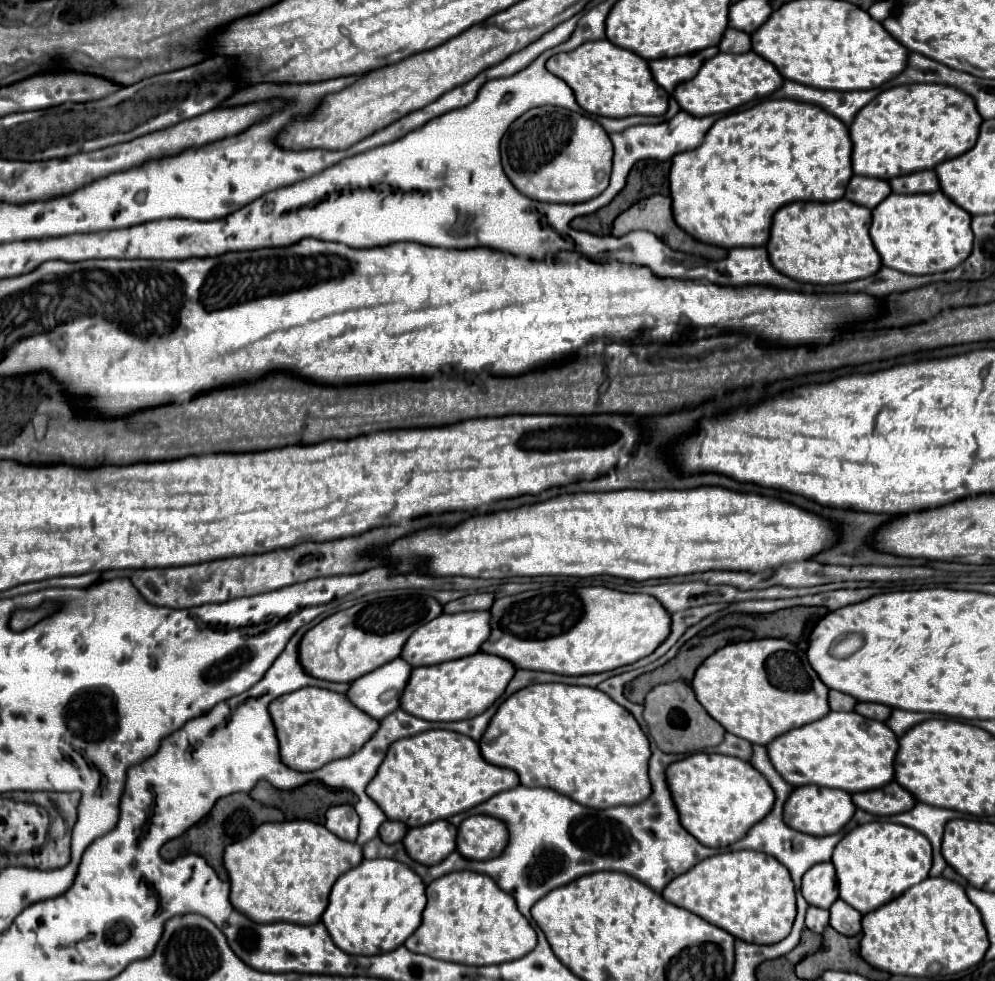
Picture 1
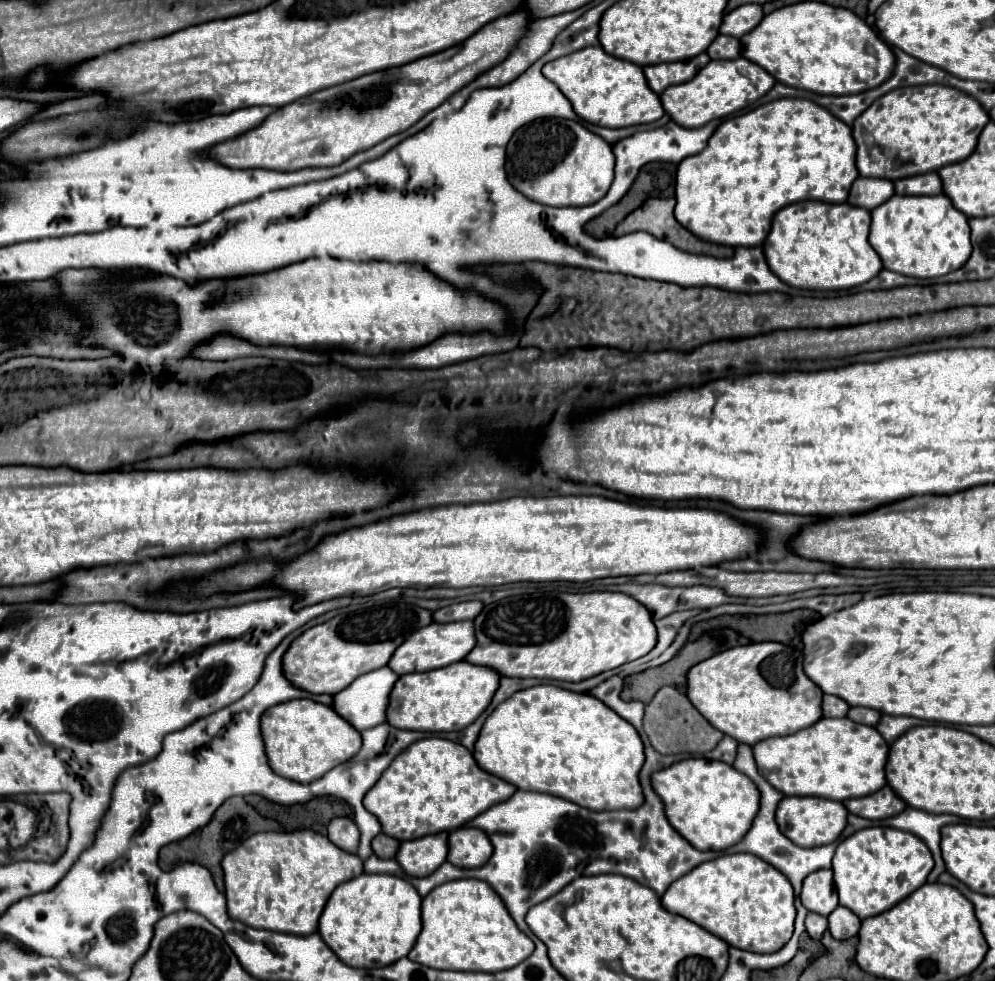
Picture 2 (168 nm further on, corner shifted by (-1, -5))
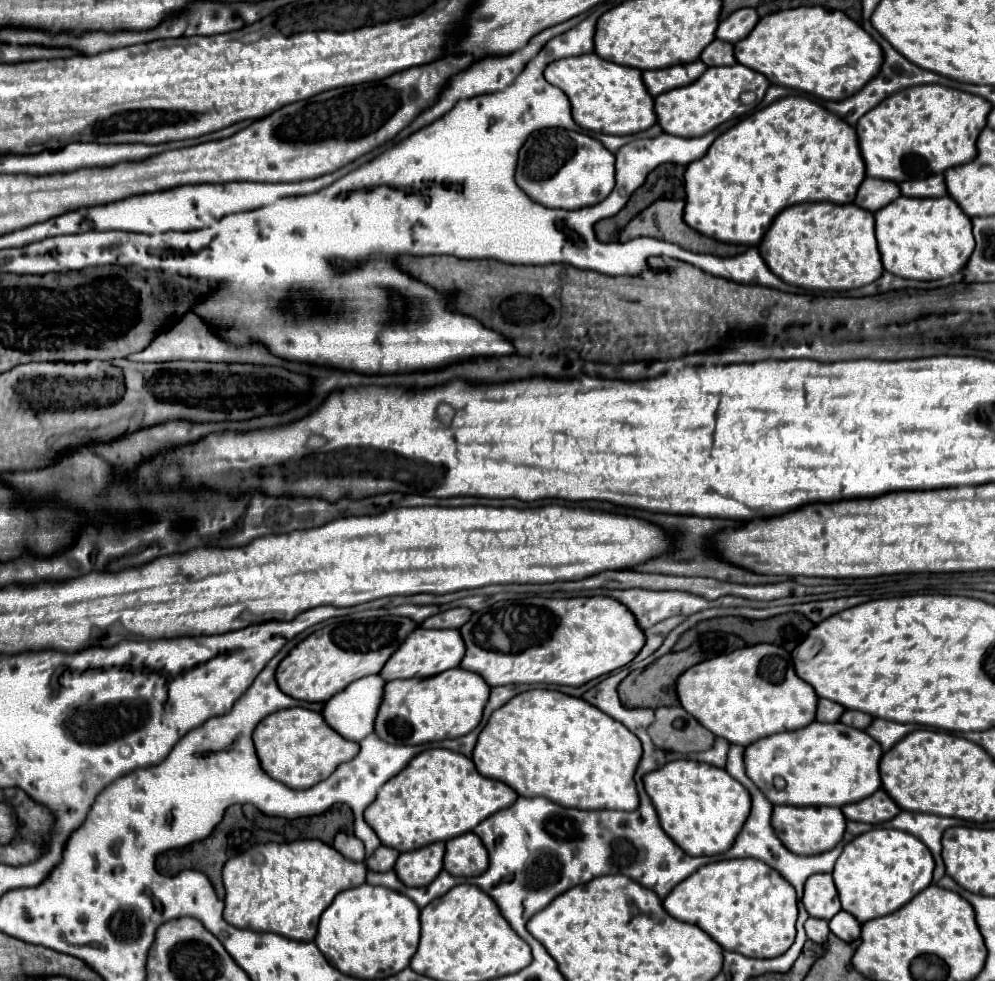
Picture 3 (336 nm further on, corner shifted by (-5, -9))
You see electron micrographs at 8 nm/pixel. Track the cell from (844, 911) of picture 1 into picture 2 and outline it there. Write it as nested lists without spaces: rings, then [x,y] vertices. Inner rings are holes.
[[[838,906],[830,916],[828,916],[828,930],[830,934],[836,938],[836,940],[846,940],[846,938],[852,938],[858,934],[860,930],[860,918],[850,912],[848,908],[844,906]]]

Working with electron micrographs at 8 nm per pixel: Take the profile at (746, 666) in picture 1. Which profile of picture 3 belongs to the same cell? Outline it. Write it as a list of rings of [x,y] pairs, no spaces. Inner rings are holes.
[[[776,644],[746,646],[684,670],[676,680],[680,706],[694,714],[714,736],[748,746],[776,732],[798,730],[814,722],[818,696],[794,672],[792,656]]]

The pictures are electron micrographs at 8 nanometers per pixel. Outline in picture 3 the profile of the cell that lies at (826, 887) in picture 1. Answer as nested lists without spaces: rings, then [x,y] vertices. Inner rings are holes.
[[[832,874],[810,876],[810,880],[806,880],[806,886],[804,886],[802,904],[806,906],[806,912],[814,918],[830,920],[832,916],[836,916],[838,910],[842,908],[840,908],[840,900],[838,900]]]

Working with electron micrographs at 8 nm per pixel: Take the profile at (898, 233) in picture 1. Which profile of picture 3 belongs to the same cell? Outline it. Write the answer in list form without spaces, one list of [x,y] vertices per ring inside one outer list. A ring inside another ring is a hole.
[[[950,196],[906,198],[890,202],[876,214],[876,240],[884,270],[912,280],[938,280],[956,274],[974,250],[970,218]]]

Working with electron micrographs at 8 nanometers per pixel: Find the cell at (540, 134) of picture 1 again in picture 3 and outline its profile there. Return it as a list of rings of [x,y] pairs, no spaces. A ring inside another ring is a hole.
[[[548,128],[534,132],[520,150],[516,184],[538,204],[578,210],[602,202],[614,188],[614,154],[582,132]]]

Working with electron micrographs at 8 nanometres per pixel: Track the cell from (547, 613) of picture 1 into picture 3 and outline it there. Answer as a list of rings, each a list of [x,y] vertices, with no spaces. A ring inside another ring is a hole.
[[[606,596],[594,598],[522,598],[496,602],[490,608],[474,612],[460,628],[466,644],[460,668],[480,674],[488,686],[506,684],[564,684],[582,686],[602,674],[626,666],[644,646],[644,632],[638,628],[632,612]]]

